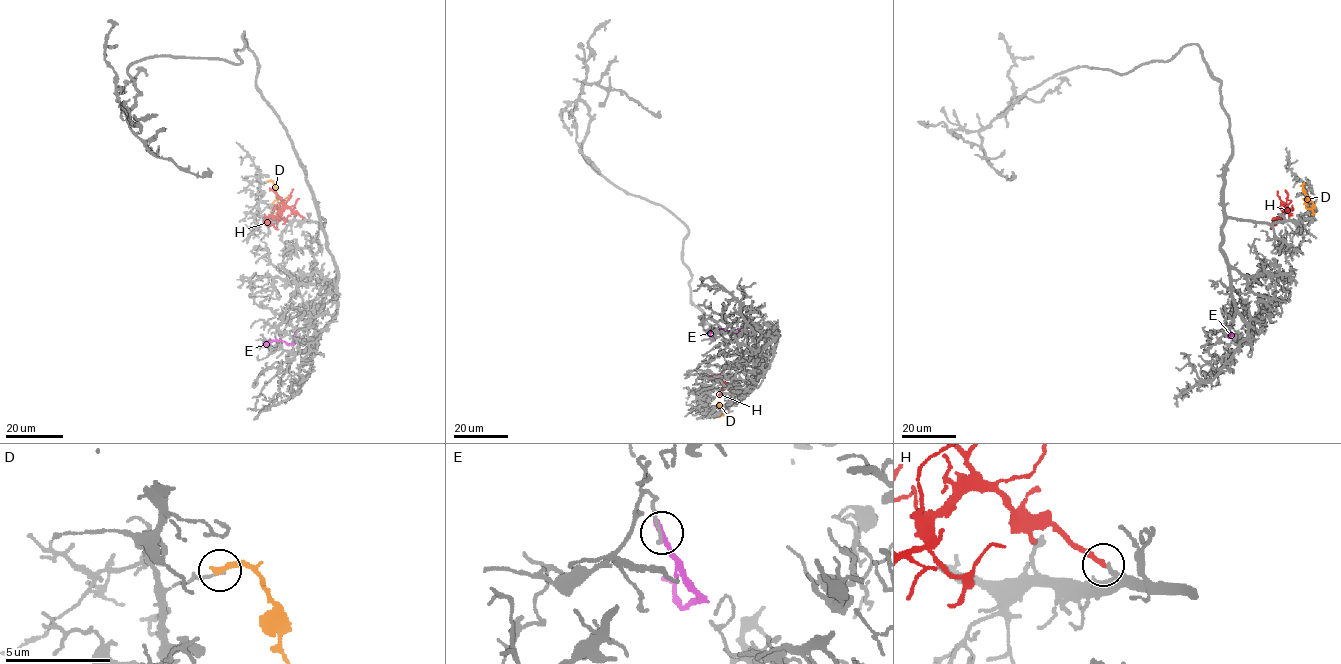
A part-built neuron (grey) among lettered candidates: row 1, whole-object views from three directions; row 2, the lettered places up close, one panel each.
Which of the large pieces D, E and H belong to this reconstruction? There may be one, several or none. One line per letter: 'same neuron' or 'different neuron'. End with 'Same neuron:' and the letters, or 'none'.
D: different neuron
E: different neuron
H: same neuron
Same neuron: H

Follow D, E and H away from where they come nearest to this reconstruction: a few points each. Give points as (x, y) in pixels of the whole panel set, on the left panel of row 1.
D: (267, 181), (273, 182), (281, 201), (277, 208), (273, 204), (277, 201)
E: (295, 334), (293, 344), (265, 342)
H: (304, 218), (284, 208), (277, 216), (268, 216), (266, 219), (278, 229)

